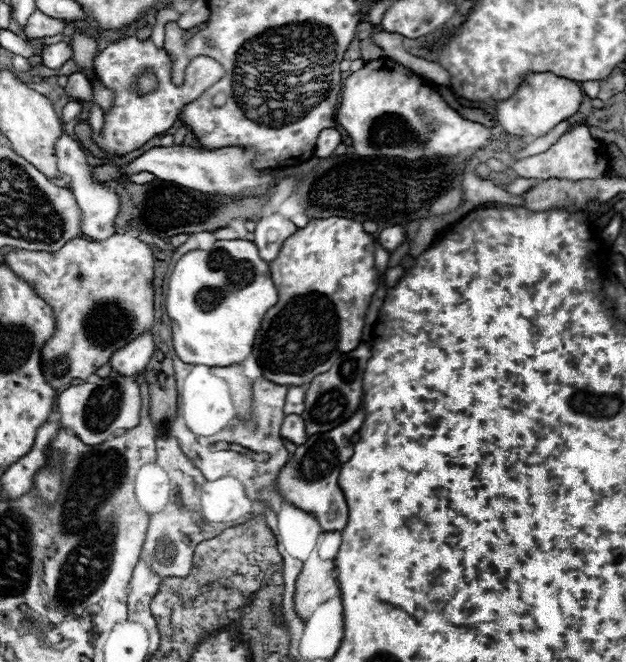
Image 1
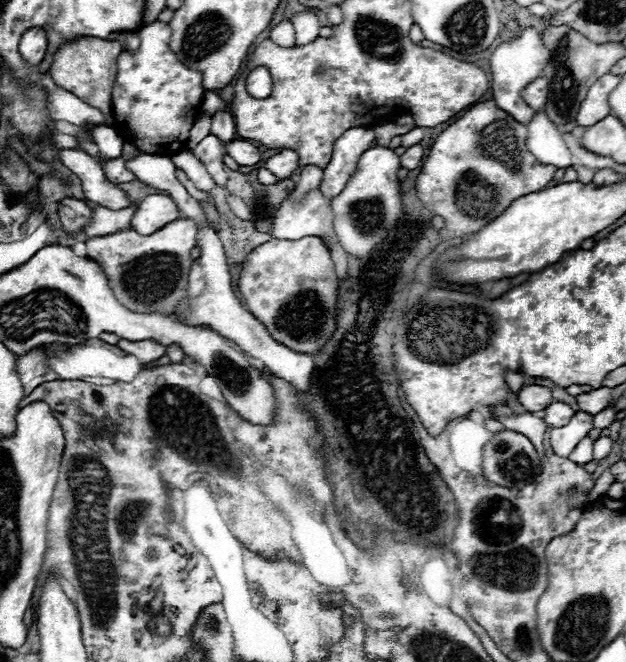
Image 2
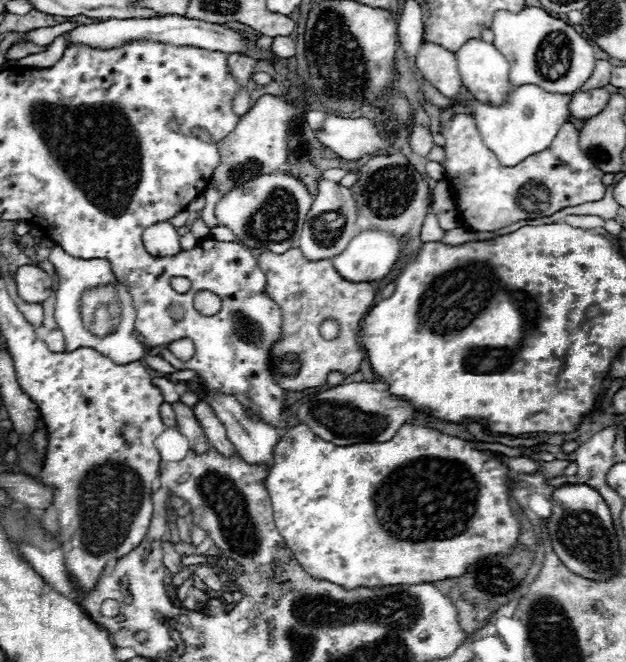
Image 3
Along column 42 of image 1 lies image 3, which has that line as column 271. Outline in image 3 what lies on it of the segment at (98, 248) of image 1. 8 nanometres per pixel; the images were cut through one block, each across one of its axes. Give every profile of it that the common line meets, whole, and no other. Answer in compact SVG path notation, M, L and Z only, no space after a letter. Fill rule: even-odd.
M298 248L284 254L272 254L266 250L260 254L258 264L266 272L266 294L282 310L282 336L270 348L270 358L296 354L302 360L300 372L290 378L280 376L278 386L286 392L300 392L326 384L330 372L342 372L344 376L358 372L364 360L364 350L356 342L356 332L360 320L376 300L376 288L368 282L356 284L340 278L330 260L310 262ZM324 320L336 320L340 324L340 332L334 340L320 336L318 328Z

